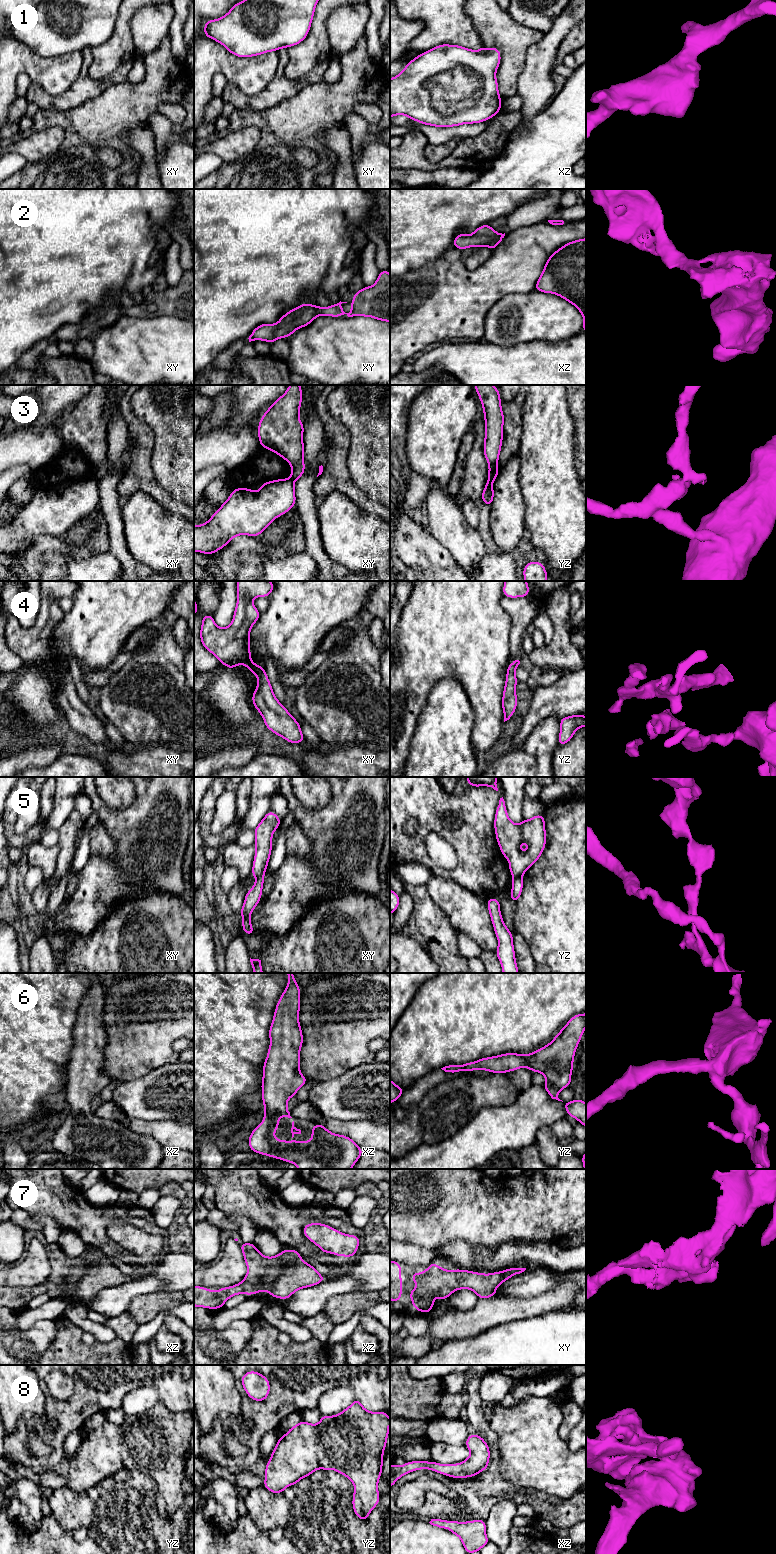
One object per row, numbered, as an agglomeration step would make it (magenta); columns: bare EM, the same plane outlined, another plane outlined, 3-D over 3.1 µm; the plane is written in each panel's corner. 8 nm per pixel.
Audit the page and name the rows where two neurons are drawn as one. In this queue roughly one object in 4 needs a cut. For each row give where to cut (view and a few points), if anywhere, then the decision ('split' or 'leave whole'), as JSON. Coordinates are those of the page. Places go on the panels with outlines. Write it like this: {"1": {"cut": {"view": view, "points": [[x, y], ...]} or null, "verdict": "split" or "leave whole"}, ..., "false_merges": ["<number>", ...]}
{"1": {"cut": null, "verdict": "leave whole"}, "2": {"cut": null, "verdict": "leave whole"}, "3": {"cut": {"view": "yz", "points": [[488, 479], [493, 481]]}, "verdict": "split"}, "4": {"cut": null, "verdict": "leave whole"}, "5": {"cut": {"view": "yz", "points": [[513, 876], [521, 877]]}, "verdict": "split"}, "6": {"cut": null, "verdict": "leave whole"}, "7": {"cut": null, "verdict": "leave whole"}, "8": {"cut": null, "verdict": "leave whole"}, "false_merges": ["3", "5"]}

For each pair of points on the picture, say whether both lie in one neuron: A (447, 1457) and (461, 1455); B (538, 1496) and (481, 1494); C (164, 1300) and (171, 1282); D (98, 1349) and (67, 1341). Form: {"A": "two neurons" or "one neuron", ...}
{"A": "one neuron", "B": "one neuron", "C": "two neurons", "D": "one neuron"}

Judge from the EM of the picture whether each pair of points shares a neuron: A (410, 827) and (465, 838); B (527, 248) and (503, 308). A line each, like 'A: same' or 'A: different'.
A: different
B: different

